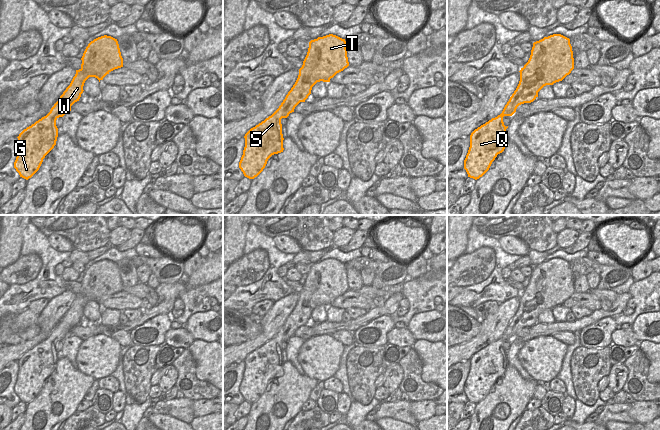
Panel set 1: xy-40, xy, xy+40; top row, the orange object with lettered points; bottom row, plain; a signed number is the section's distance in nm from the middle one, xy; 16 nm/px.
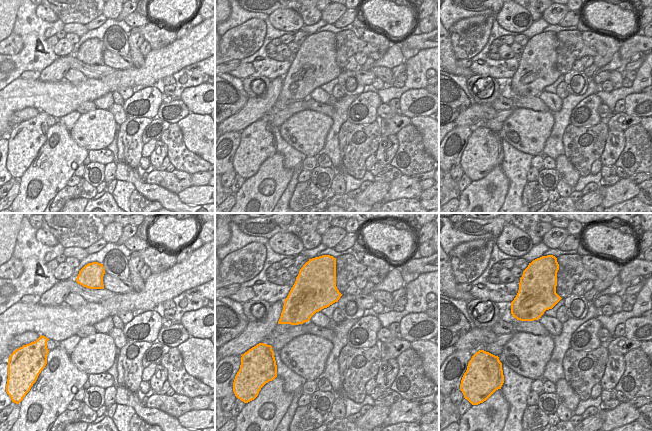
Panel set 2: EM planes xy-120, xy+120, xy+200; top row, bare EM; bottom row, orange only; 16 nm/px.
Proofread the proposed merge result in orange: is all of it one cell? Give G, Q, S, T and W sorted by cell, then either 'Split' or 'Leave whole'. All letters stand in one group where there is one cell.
Groups: G Q S T W. Leave whole

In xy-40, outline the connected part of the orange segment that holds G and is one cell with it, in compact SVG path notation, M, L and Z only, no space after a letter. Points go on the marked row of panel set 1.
M101 36L91 41L81 58L82 64L50 112L24 129L18 138L19 147L14 168L20 177L28 180L40 168L45 156L54 148L58 137L56 120L63 117L79 101L83 86L89 77L99 80L111 71L123 67L123 58L117 39Z

